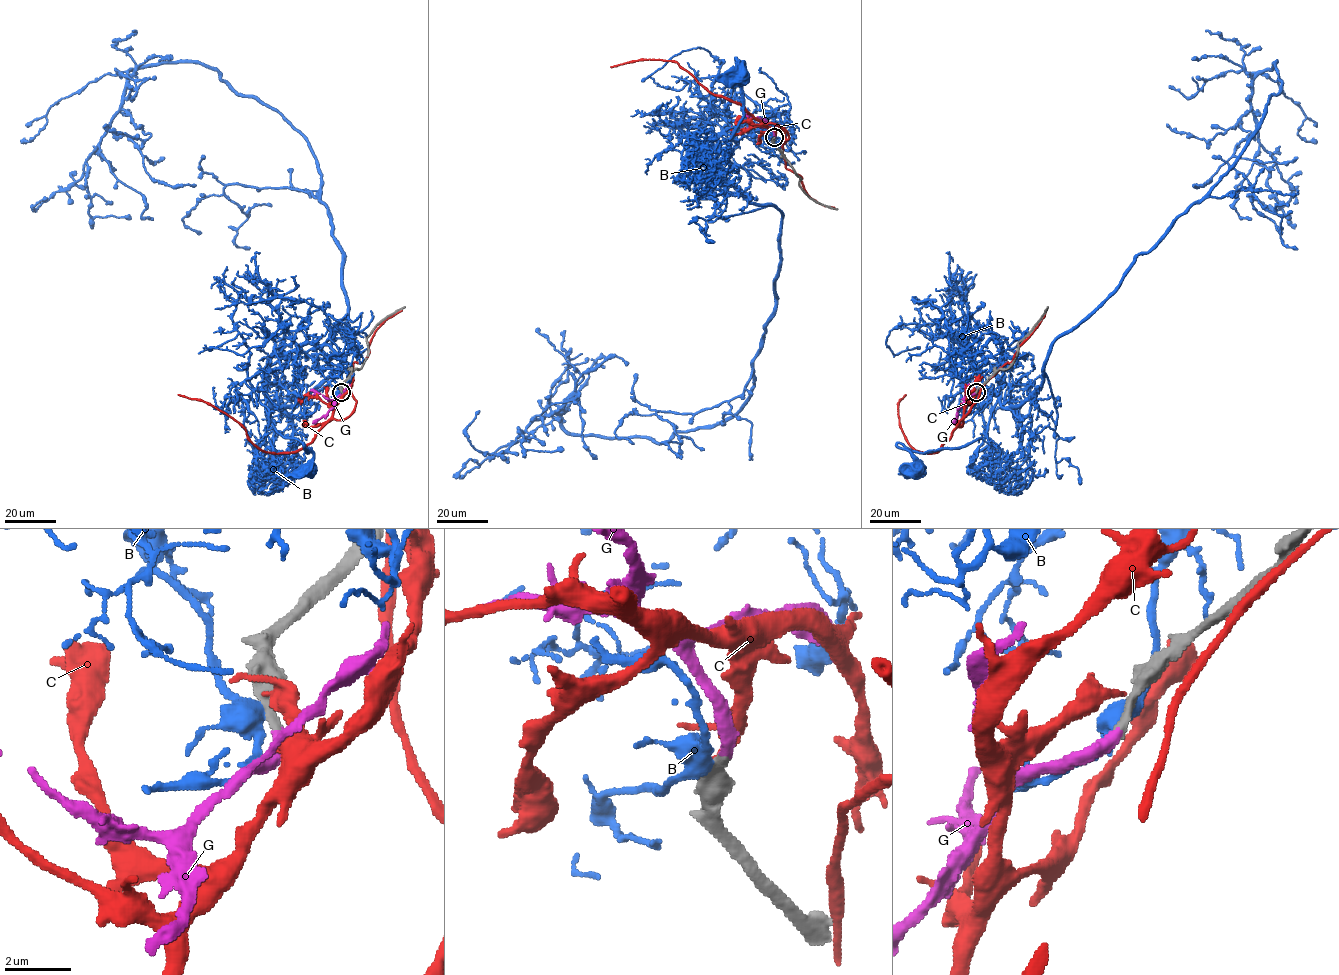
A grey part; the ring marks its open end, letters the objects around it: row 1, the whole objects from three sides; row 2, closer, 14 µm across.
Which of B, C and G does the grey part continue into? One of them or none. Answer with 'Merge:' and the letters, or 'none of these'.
Merge: G

